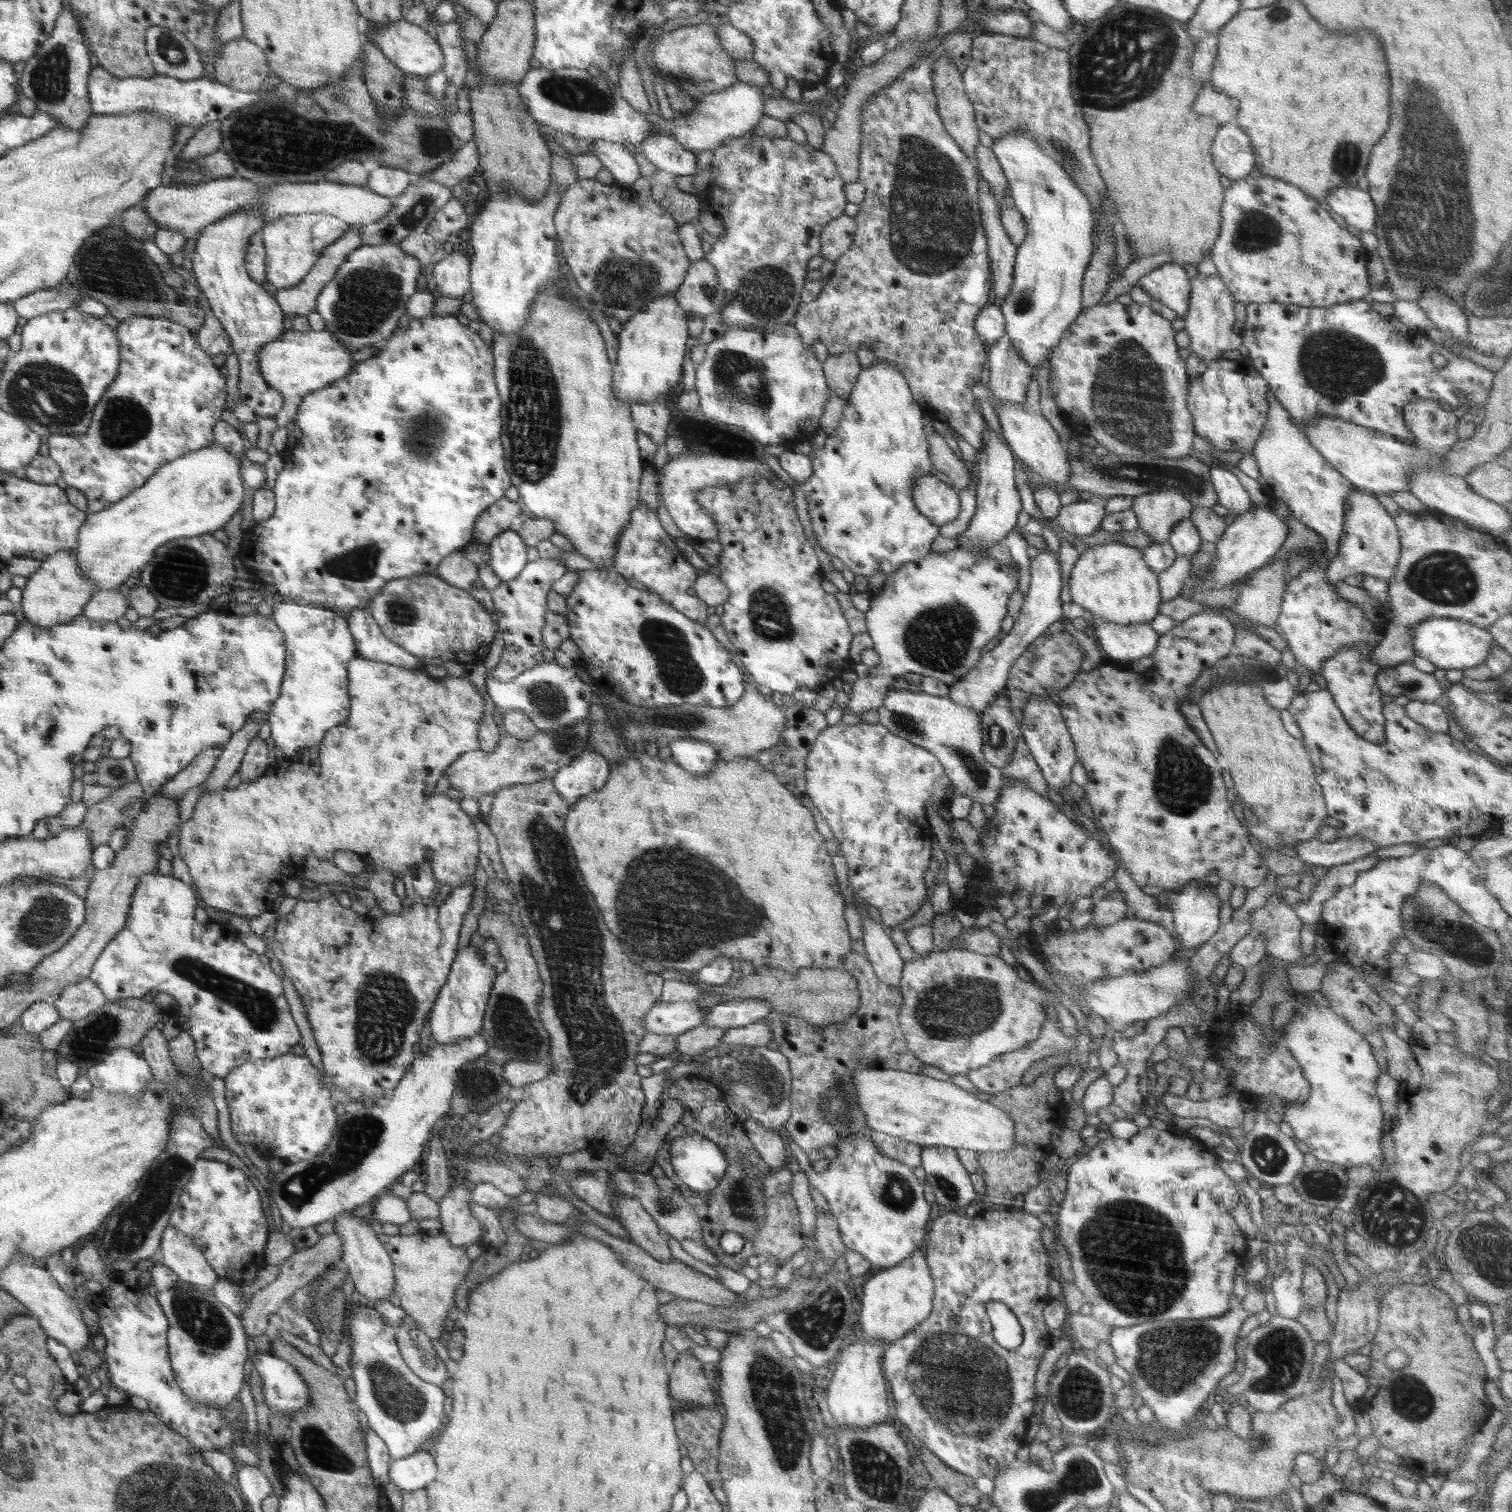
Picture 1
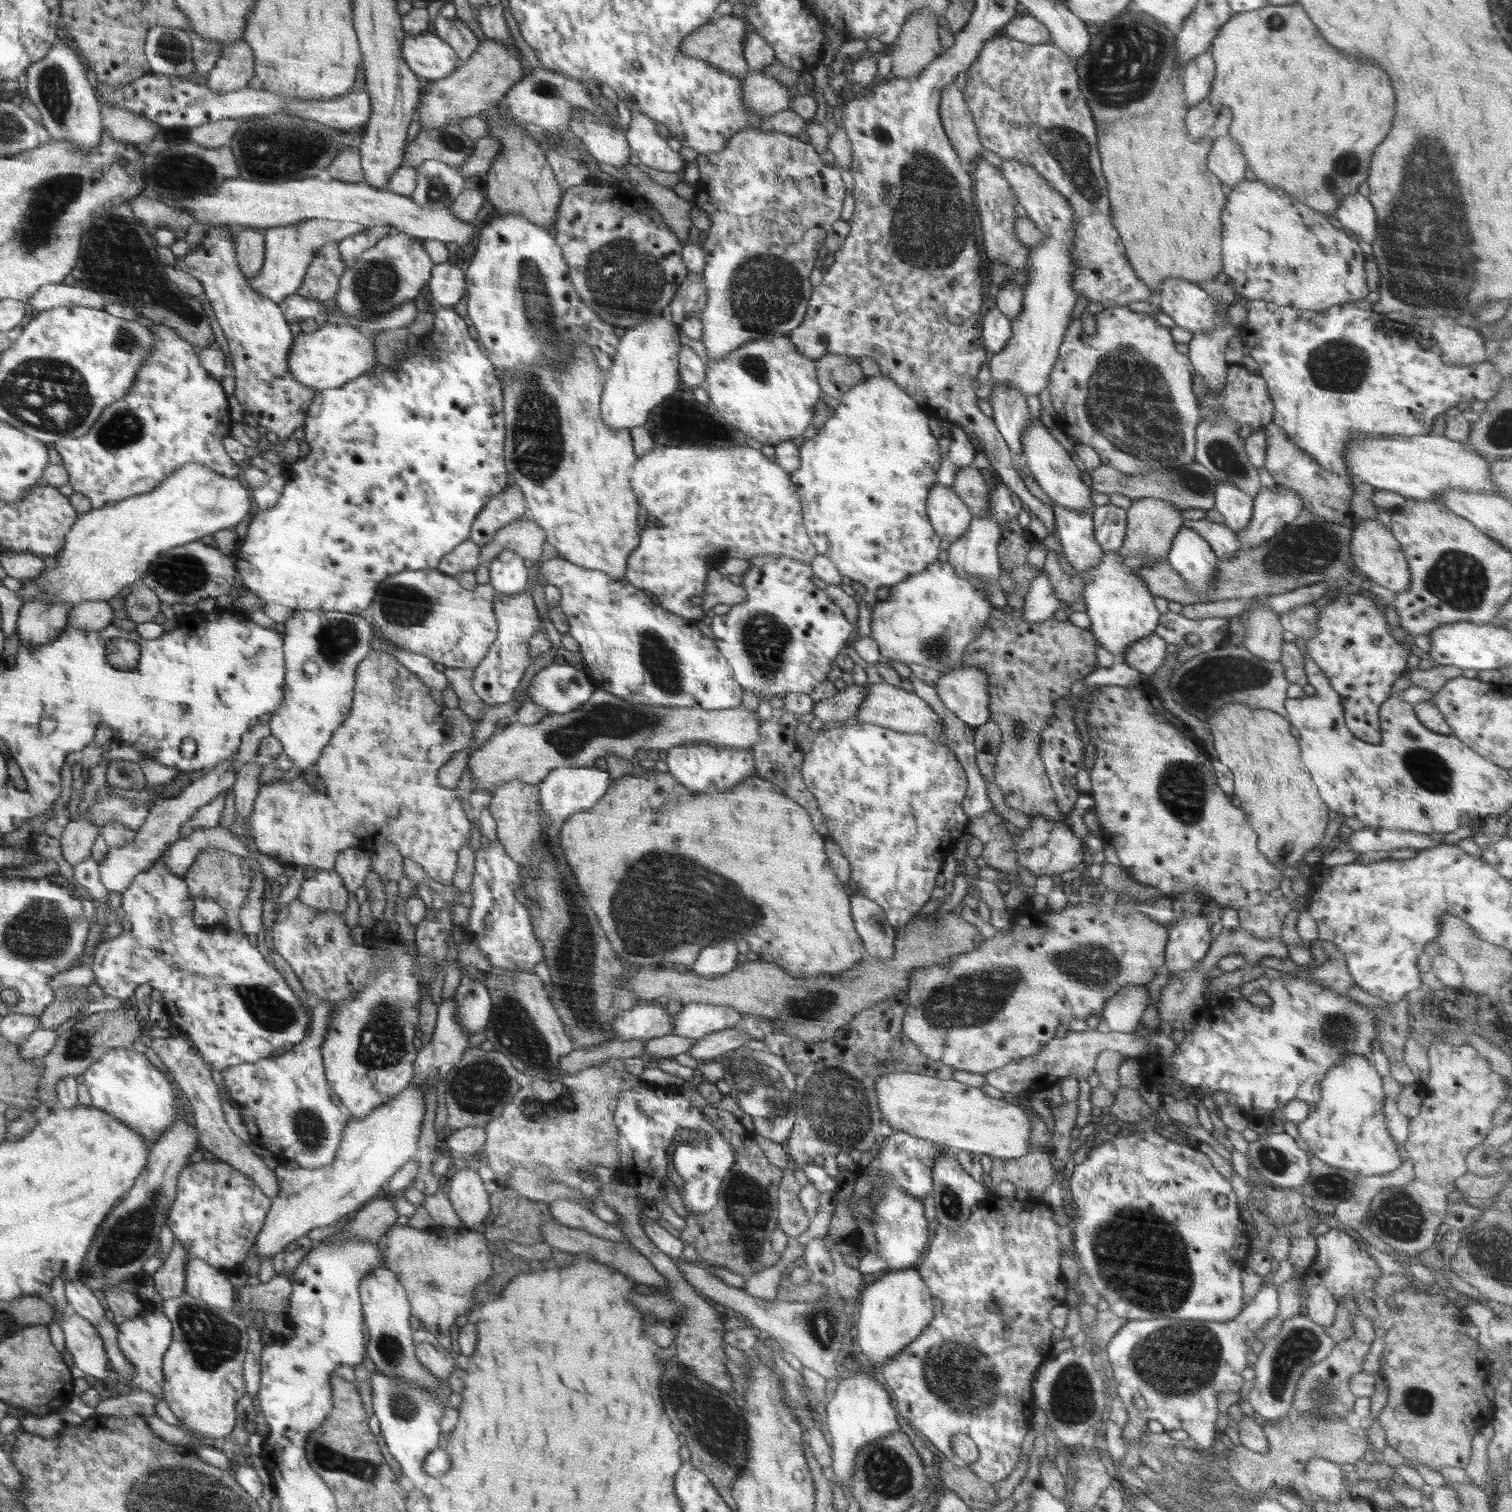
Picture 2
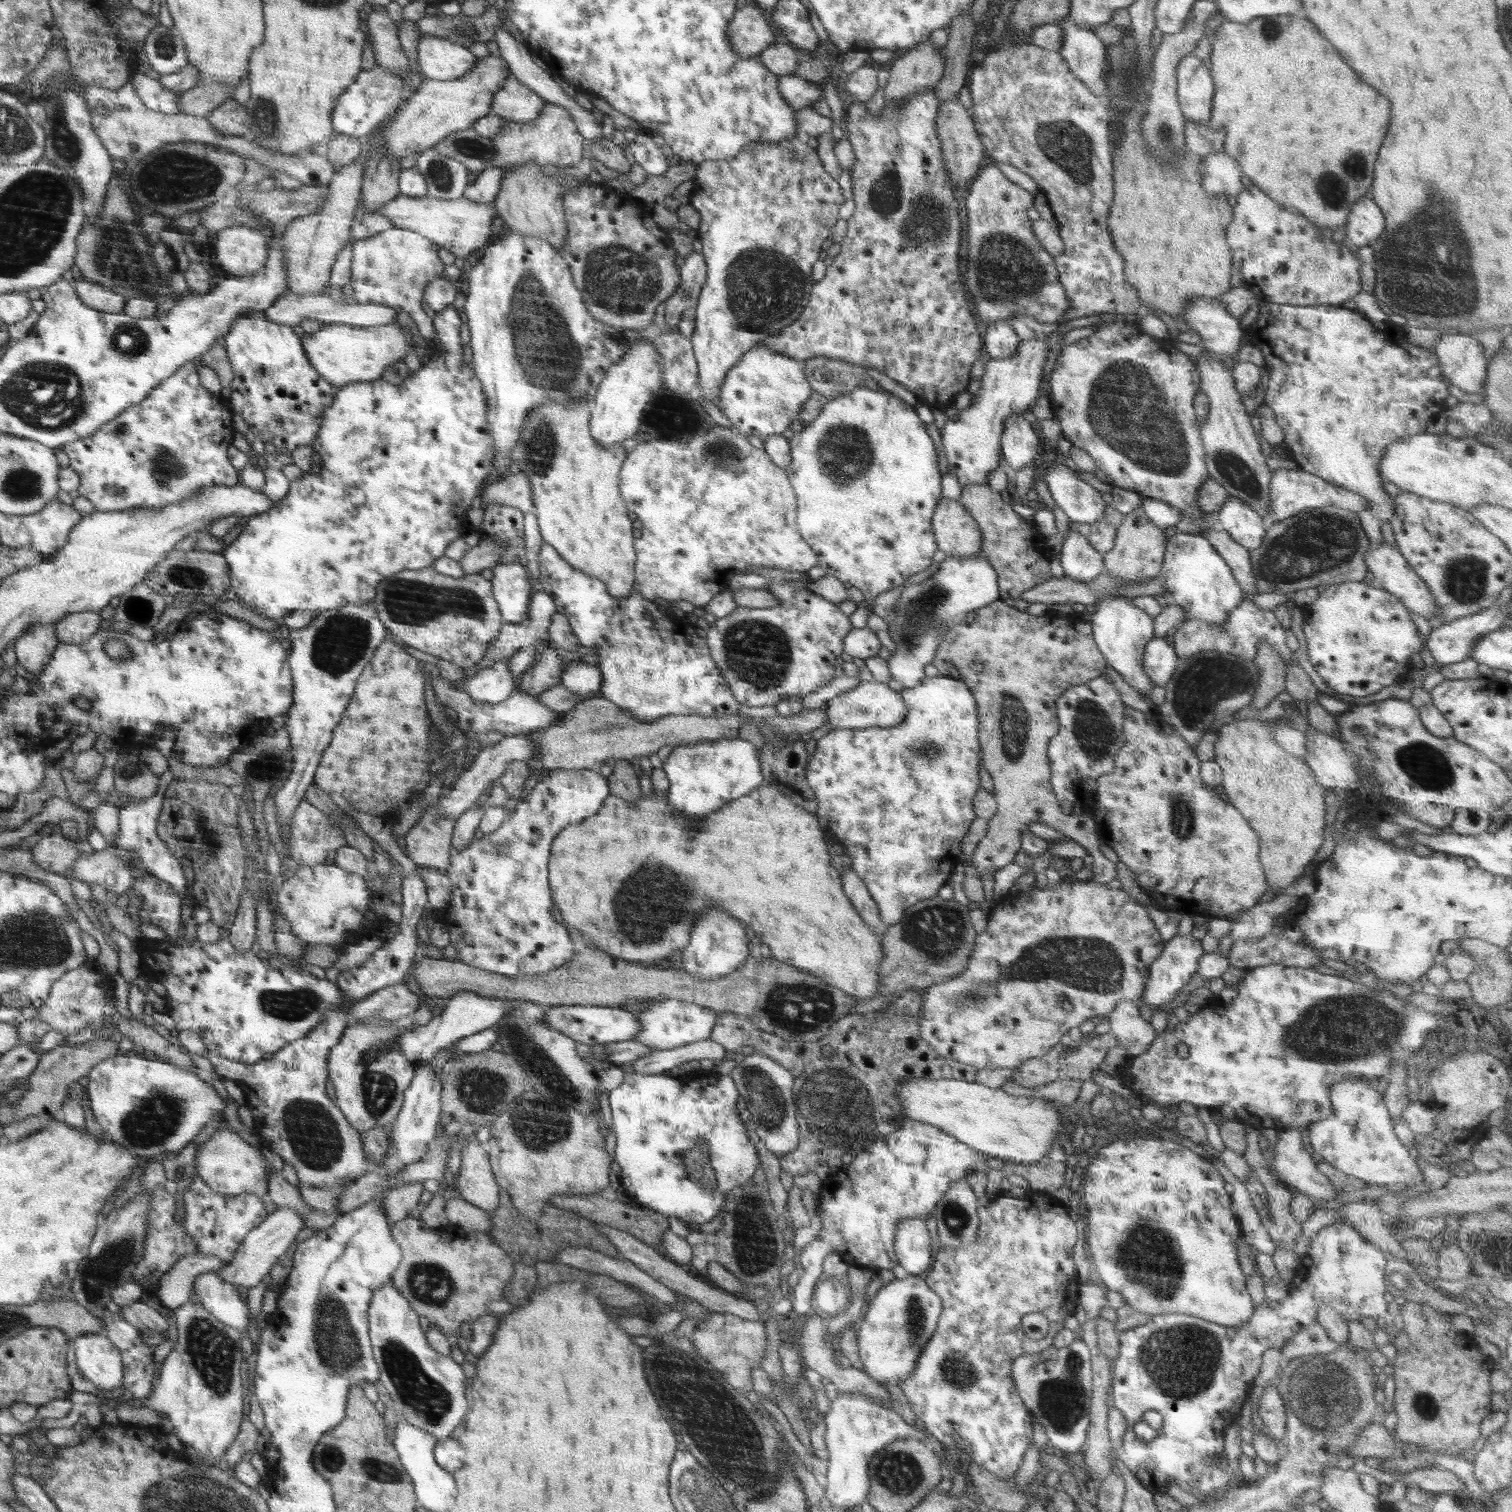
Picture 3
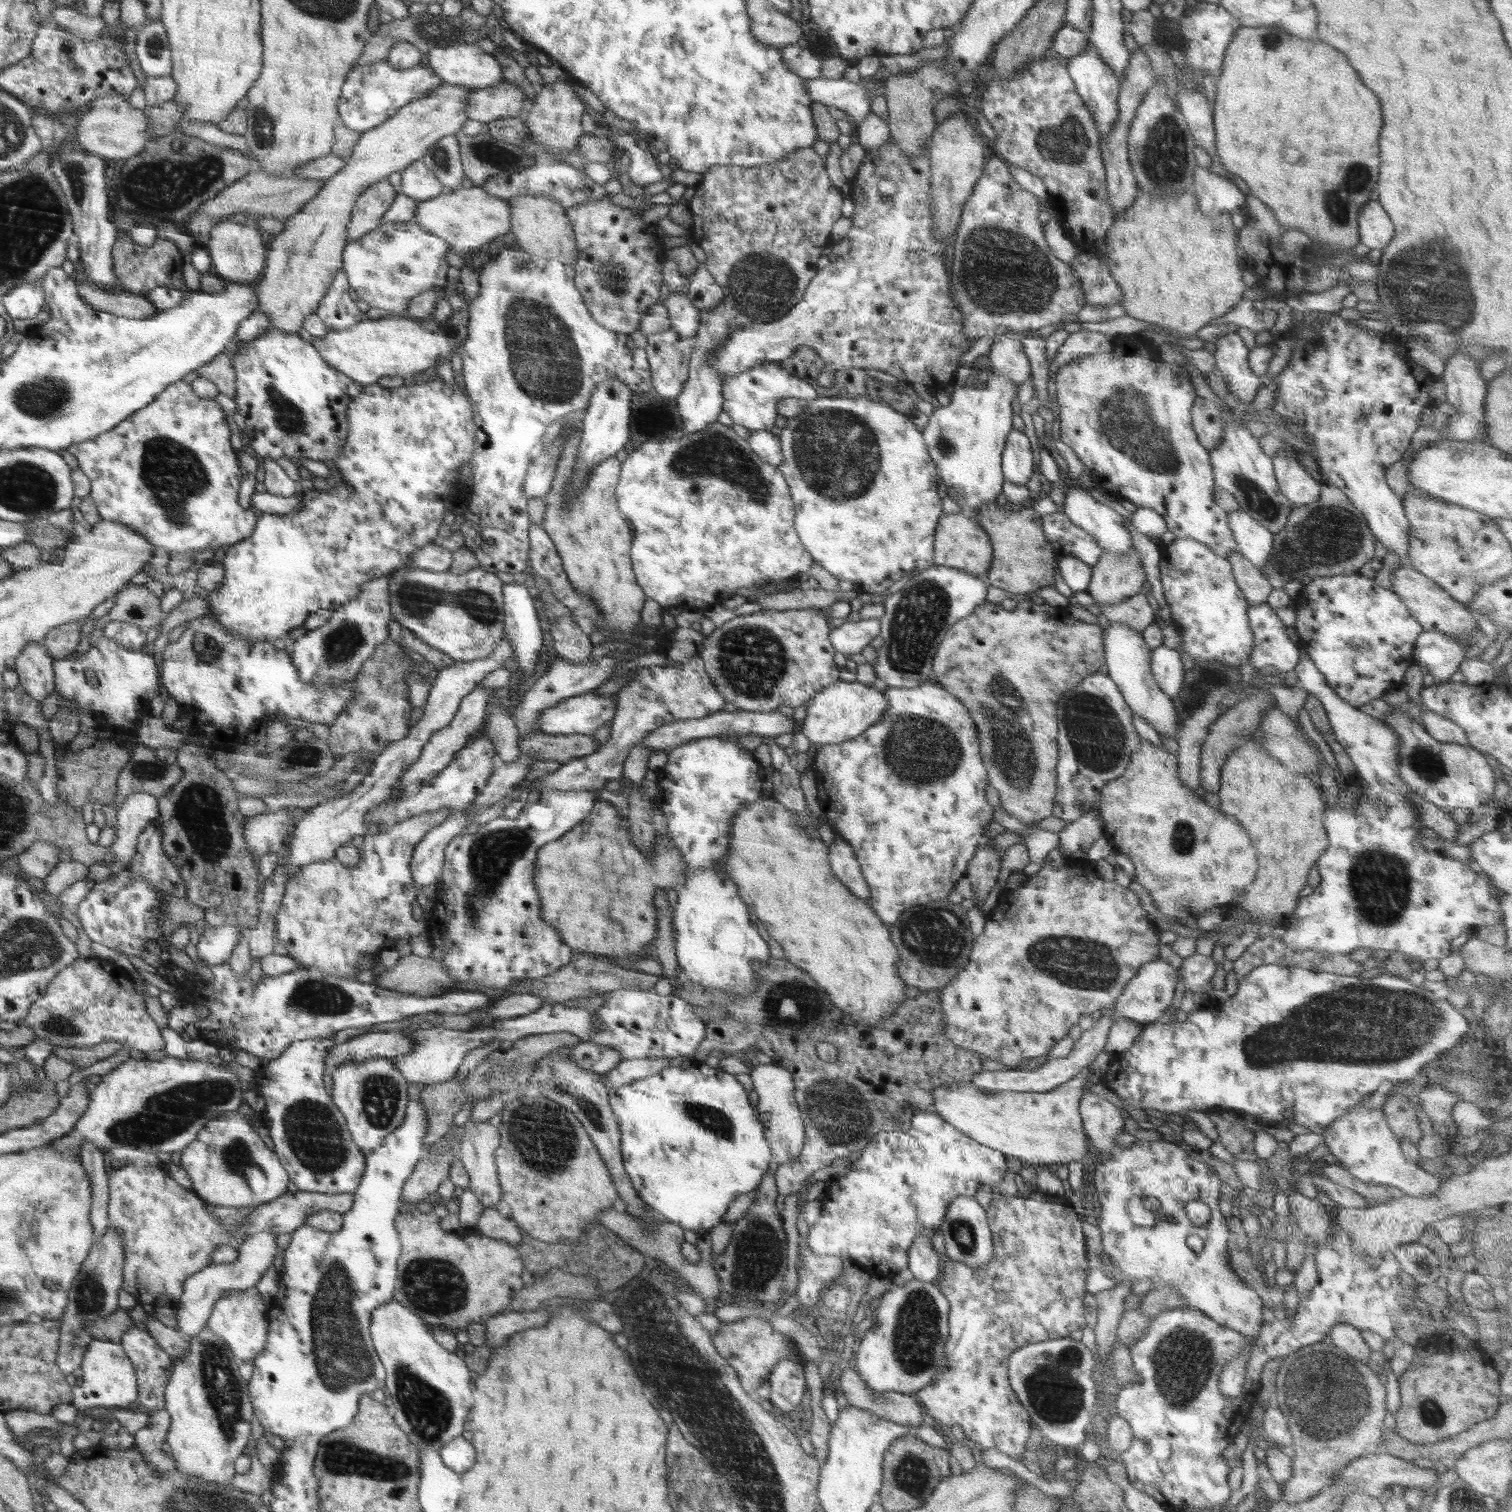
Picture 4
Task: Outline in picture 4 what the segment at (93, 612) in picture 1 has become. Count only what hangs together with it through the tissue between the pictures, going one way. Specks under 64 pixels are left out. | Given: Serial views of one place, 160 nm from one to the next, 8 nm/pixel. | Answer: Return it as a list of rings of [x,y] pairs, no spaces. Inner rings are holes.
[[[74,621],[53,628],[43,639],[48,652],[54,659],[67,658],[72,654],[80,642],[80,632],[82,632],[82,622]]]

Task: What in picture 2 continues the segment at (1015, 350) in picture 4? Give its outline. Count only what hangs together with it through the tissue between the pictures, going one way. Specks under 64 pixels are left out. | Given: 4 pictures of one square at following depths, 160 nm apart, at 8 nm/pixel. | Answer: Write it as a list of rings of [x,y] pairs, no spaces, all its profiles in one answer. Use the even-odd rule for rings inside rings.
[[[998,307],[992,308],[981,321],[981,342],[986,350],[994,353],[1002,352],[1012,338],[1012,324]]]

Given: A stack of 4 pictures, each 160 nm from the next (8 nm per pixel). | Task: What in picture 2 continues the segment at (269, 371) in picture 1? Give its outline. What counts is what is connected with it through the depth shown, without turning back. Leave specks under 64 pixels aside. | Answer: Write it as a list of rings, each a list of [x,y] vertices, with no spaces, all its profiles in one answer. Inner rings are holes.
[[[321,323],[317,332],[298,333],[289,359],[292,375],[296,381],[320,391],[343,387],[344,384],[372,371],[378,366],[374,340],[371,335],[353,324]]]

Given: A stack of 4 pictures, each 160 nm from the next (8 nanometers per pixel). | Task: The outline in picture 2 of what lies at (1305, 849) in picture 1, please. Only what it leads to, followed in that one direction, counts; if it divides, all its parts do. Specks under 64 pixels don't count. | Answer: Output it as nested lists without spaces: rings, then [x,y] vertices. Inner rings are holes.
[[[1368,829],[1353,832],[1348,838],[1348,847],[1359,853],[1394,851],[1402,848],[1416,848],[1418,851],[1446,846],[1444,840],[1439,844],[1430,840],[1428,834],[1413,831],[1394,831],[1389,829]]]

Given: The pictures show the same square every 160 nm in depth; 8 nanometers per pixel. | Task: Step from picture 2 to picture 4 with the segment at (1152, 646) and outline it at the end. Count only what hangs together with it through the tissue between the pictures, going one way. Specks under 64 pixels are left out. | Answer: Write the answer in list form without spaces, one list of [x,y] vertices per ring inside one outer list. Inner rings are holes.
[[[1160,645],[1151,652],[1151,671],[1156,684],[1162,692],[1171,697],[1183,691],[1185,669],[1180,653],[1165,645]]]

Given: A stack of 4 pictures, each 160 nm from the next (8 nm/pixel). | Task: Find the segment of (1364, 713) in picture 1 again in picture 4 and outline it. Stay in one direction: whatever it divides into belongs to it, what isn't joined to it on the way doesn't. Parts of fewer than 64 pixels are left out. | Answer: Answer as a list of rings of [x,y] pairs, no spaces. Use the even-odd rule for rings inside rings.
[[[1359,573],[1339,574],[1338,576],[1317,576],[1314,580],[1304,585],[1297,599],[1306,601],[1306,608],[1304,608],[1304,610],[1309,610],[1310,615],[1308,618],[1311,618],[1312,622],[1320,622],[1320,624],[1306,623],[1295,624],[1293,626],[1302,640],[1300,647],[1306,650],[1307,655],[1312,659],[1316,668],[1324,675],[1330,688],[1332,688],[1340,698],[1343,698],[1345,701],[1348,701],[1348,704],[1358,708],[1370,702],[1370,700],[1374,700],[1374,698],[1380,698],[1380,696],[1386,692],[1403,686],[1406,671],[1415,664],[1412,653],[1418,636],[1422,634],[1423,626],[1409,614],[1406,606],[1400,600],[1400,597],[1392,589],[1377,585],[1374,579],[1366,578]]]

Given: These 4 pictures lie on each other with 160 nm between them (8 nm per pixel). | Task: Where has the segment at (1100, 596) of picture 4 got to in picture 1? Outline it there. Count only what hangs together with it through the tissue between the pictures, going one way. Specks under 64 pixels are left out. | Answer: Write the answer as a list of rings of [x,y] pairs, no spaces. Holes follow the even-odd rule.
[[[1162,487],[1156,492],[1133,497],[1131,505],[1139,522],[1138,529],[1150,537],[1153,540],[1153,544],[1164,542],[1170,536],[1172,527],[1175,524],[1190,518],[1193,507],[1187,496],[1184,496],[1178,489],[1173,489],[1172,487]]]

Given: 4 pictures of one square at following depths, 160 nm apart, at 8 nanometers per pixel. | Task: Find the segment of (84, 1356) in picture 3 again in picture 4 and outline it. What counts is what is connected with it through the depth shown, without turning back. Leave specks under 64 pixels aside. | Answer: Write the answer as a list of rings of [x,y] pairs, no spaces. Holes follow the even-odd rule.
[[[95,1340],[82,1364],[82,1385],[74,1391],[74,1406],[89,1411],[93,1407],[124,1408],[139,1394],[135,1365],[120,1343]]]

